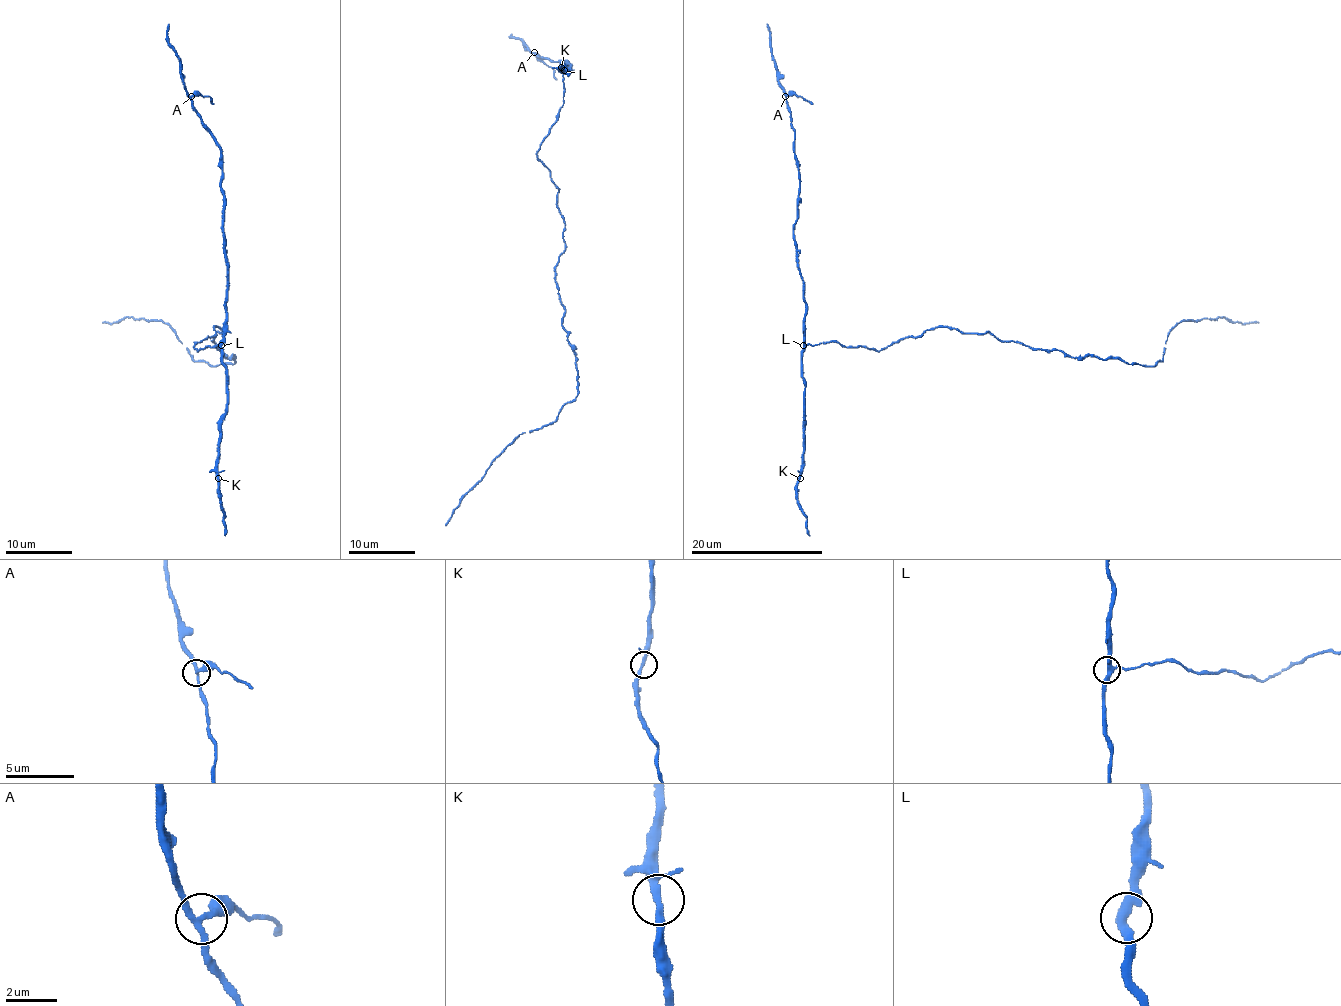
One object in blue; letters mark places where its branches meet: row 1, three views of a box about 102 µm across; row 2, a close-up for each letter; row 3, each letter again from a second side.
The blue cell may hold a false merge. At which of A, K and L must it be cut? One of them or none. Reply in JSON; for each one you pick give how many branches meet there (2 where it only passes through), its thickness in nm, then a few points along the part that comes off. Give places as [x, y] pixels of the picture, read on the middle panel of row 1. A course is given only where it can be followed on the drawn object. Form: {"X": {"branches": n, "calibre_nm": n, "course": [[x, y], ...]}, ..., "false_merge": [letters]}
{"A": {"branches": 3, "calibre_nm": 200, "course": [[534, 52], [549, 67], [556, 80]]}, "false_merge": ["A"]}

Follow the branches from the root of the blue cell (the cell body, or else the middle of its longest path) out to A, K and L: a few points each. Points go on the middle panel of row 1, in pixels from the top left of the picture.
A: (551, 171), (538, 151), (563, 105), (563, 75), (569, 65), (534, 52)
K: (551, 171), (538, 158), (538, 151), (563, 105), (563, 73), (566, 68), (569, 70), (561, 67)
L: (551, 171), (538, 158), (538, 151), (563, 105), (564, 70)

